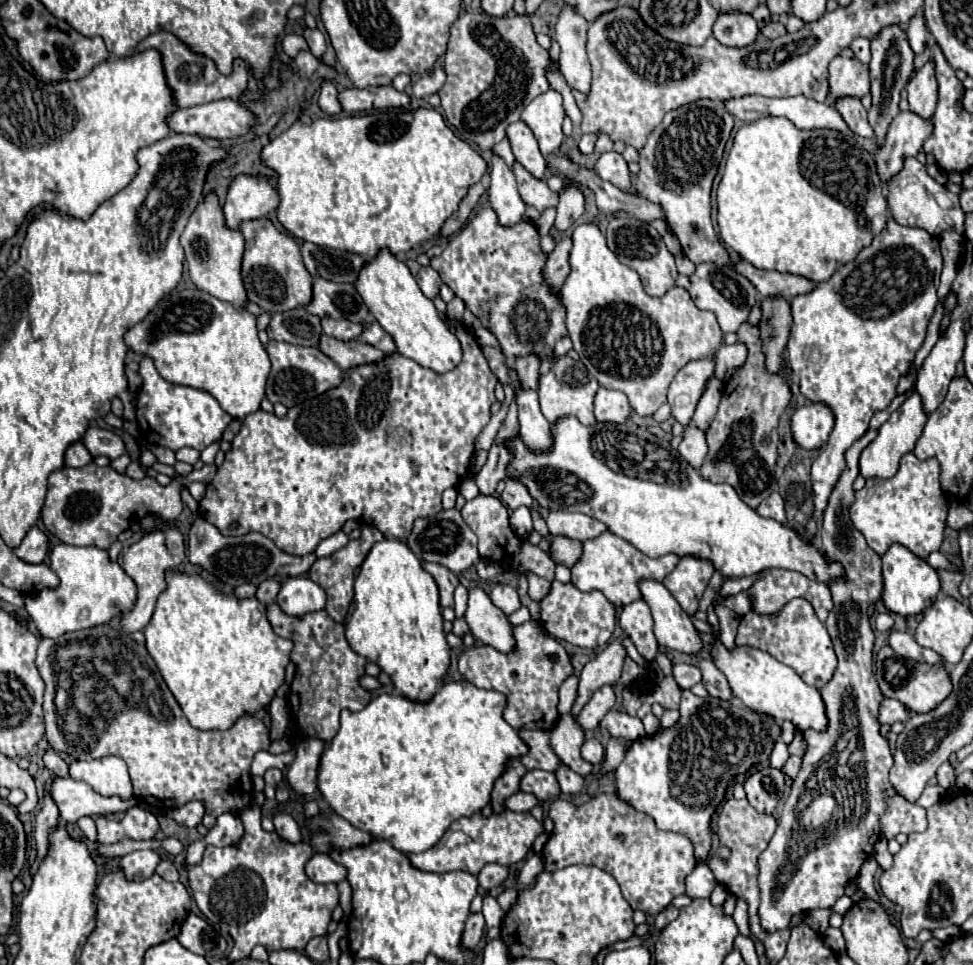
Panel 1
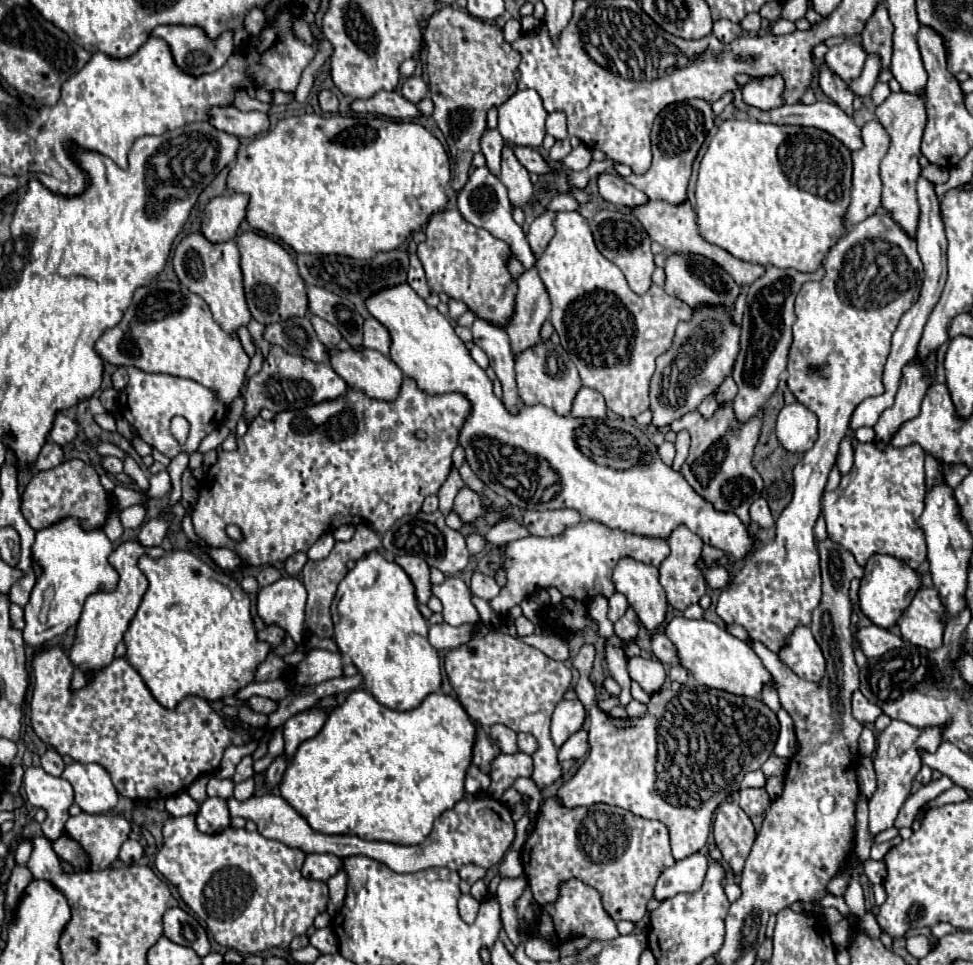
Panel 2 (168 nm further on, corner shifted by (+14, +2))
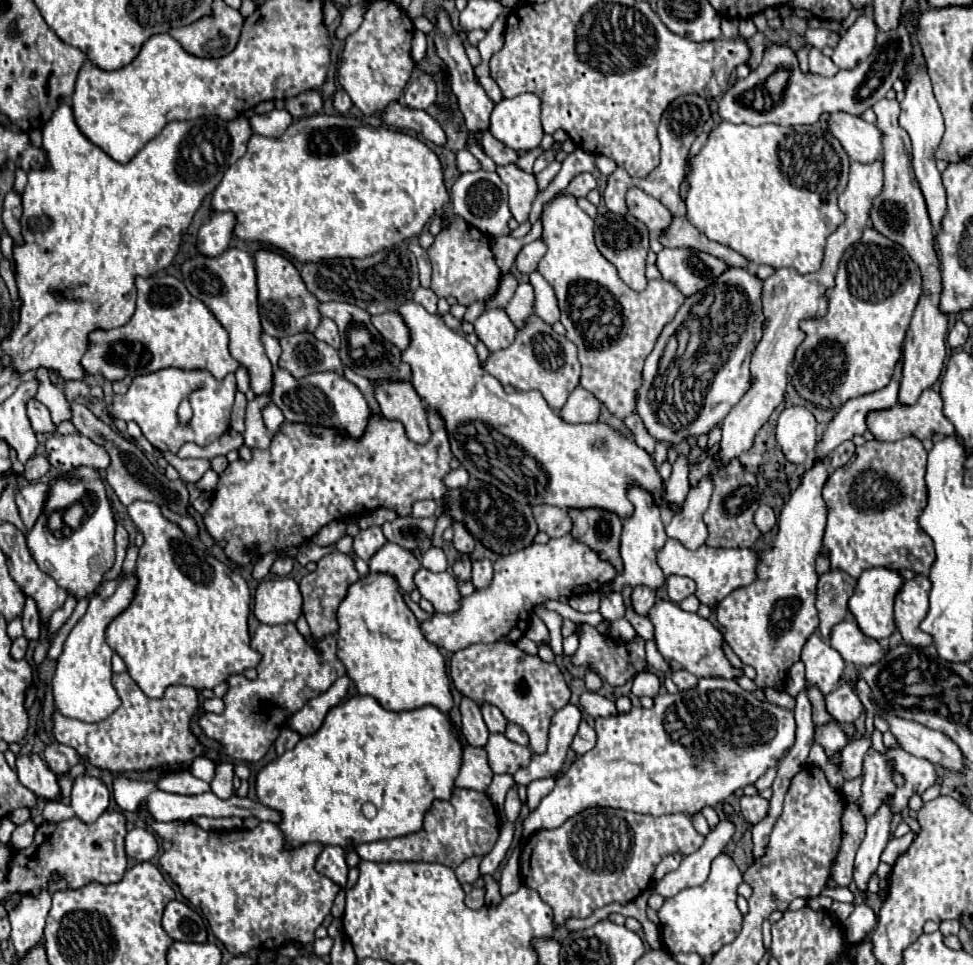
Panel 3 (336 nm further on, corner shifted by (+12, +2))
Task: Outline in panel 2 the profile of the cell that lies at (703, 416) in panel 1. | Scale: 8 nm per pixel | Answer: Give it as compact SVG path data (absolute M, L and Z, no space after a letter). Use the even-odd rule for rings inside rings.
M687 431L677 433L675 449L677 449L677 453L675 453L675 459L673 459L673 469L675 469L675 471L681 471L681 465L685 463L687 451L689 451L689 433L687 433Z

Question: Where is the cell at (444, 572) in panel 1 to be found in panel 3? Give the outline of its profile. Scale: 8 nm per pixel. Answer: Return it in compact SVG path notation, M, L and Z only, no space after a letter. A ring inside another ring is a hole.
M385 543L369 561L369 571L377 573L391 573L399 587L405 593L411 593L415 587L415 573L421 569L421 561L401 547L395 547L393 543Z

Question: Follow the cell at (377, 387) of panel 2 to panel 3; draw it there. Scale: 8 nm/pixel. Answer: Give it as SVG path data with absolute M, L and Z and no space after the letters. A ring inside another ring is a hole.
M377 379L373 389L381 413L387 419L403 421L407 437L411 441L427 443L431 433L425 415L425 403L419 399L411 383L401 379Z

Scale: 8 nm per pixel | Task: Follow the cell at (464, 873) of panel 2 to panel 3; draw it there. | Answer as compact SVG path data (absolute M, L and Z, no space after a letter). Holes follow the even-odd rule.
M471 857L471 859L463 861L463 863L455 869L459 883L475 883L475 879L481 875L481 873L479 873L479 861L481 861L479 857Z

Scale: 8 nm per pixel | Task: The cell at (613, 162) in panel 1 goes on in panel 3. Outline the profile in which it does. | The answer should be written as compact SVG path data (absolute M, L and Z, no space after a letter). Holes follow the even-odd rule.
M631 187L627 191L627 209L633 217L637 217L647 225L653 237L657 237L671 223L669 209L663 207L655 197L643 193L637 187Z

